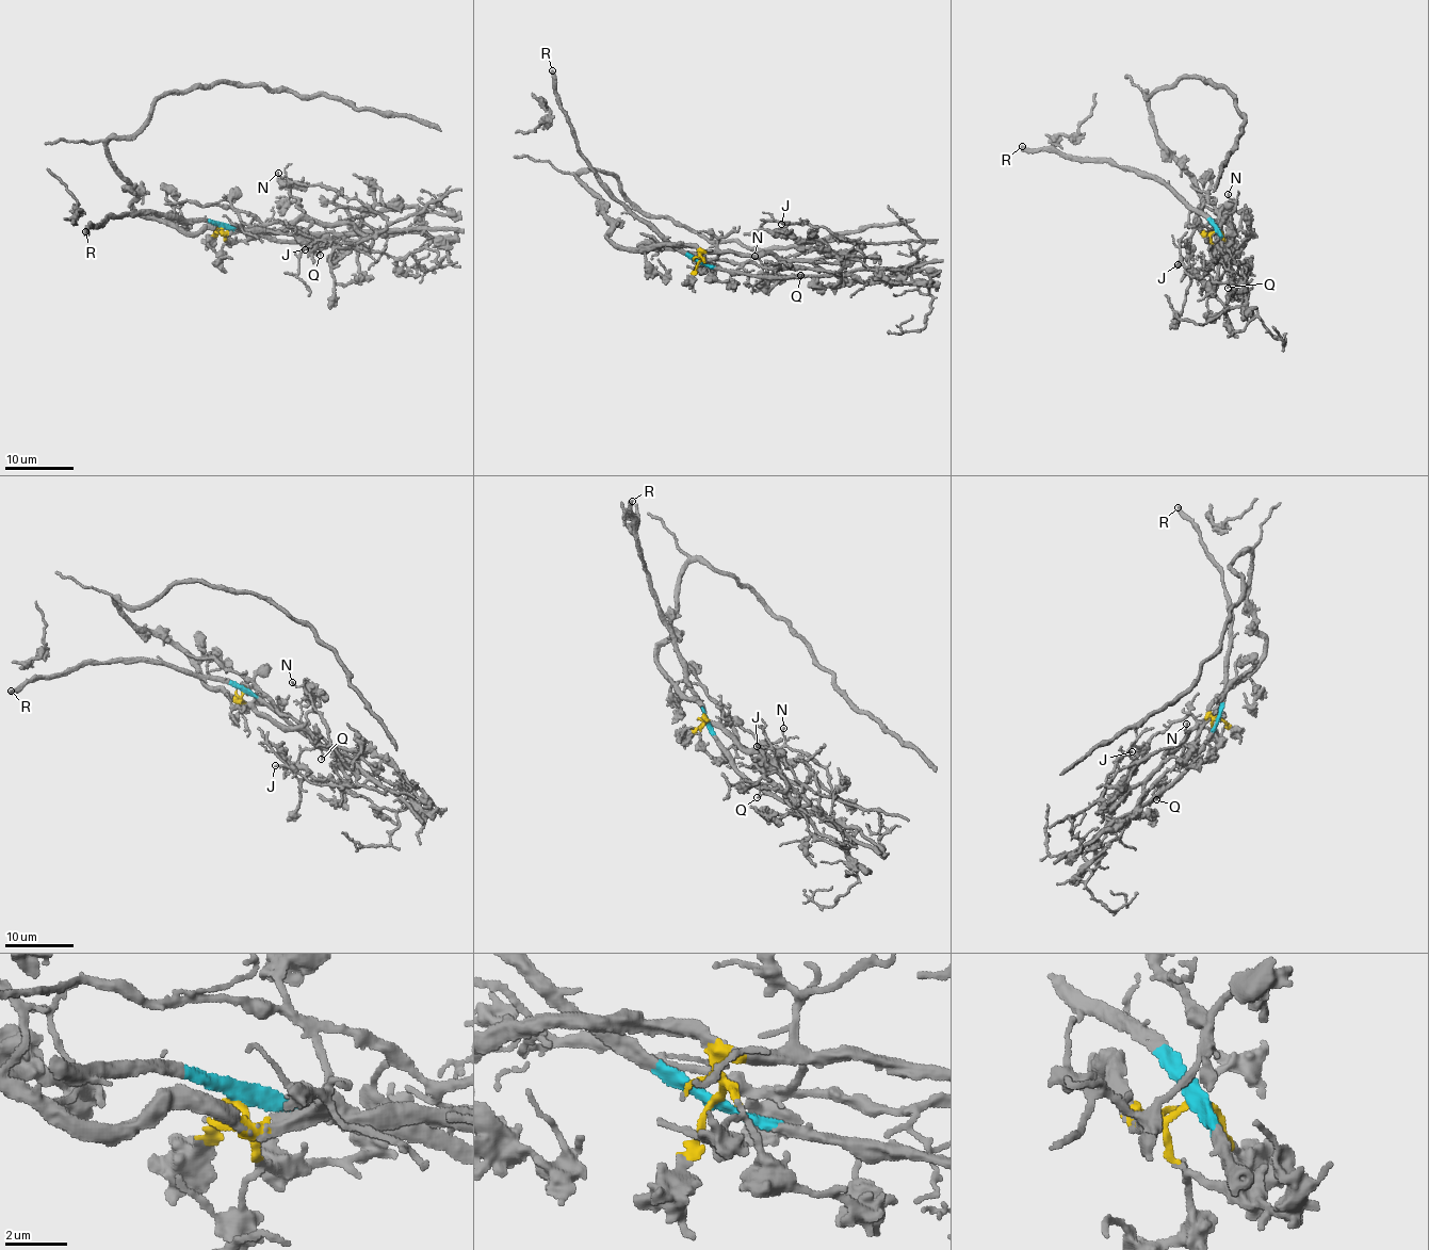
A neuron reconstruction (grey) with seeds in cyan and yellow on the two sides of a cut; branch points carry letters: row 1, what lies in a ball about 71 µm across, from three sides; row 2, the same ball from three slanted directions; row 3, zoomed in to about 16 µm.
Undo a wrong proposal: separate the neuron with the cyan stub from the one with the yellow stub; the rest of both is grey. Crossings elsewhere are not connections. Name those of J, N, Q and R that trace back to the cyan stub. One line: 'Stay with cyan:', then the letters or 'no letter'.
Stay with cyan: Q, R

